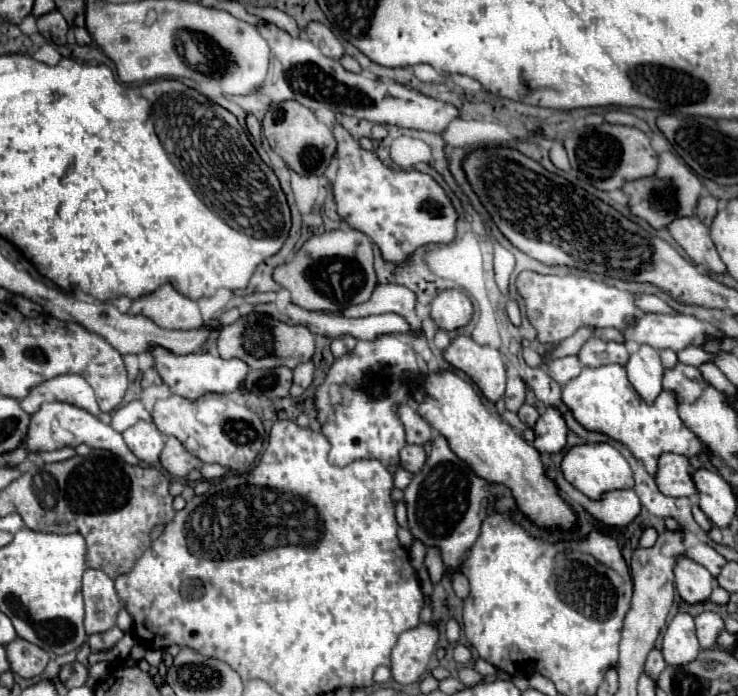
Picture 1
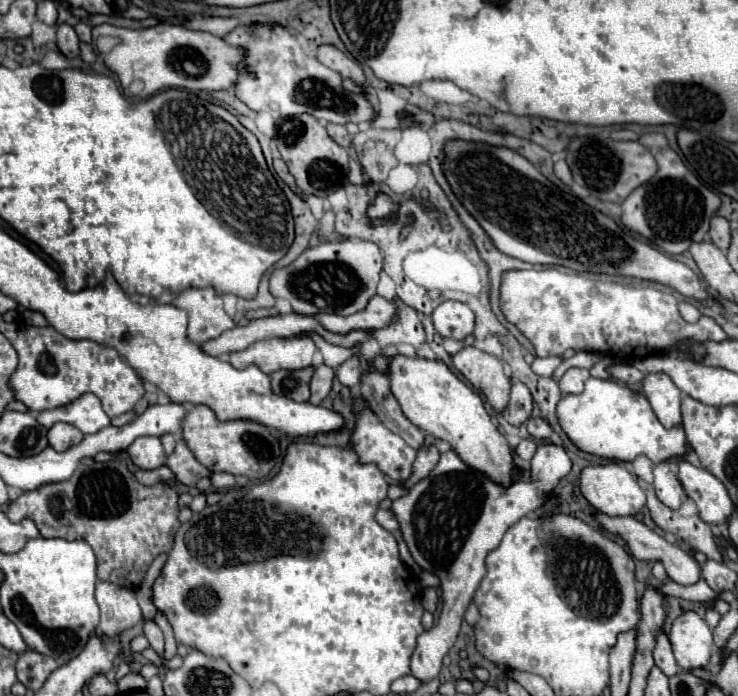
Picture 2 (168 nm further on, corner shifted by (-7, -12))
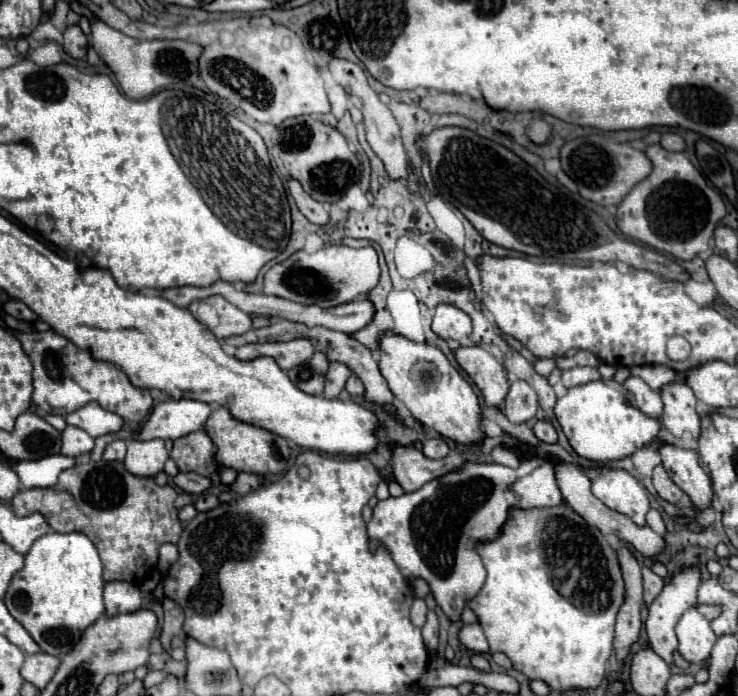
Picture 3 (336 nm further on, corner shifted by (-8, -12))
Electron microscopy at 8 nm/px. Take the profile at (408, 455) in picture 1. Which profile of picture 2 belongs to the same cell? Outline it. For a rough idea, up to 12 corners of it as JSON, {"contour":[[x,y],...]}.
{"contour":[[423,446],[417,452],[413,472],[403,482],[413,488],[439,462],[435,446]]}

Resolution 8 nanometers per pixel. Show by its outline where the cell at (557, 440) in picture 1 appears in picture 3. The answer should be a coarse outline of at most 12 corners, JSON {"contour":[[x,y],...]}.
{"contour":[[466,462],[366,524],[458,620],[508,508],[562,502],[552,462]]}

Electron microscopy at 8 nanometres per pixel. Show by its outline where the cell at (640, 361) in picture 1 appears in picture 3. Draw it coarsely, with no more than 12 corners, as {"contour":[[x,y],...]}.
{"contour":[[686,382],[660,392],[662,424],[672,436],[698,440],[696,396]]}

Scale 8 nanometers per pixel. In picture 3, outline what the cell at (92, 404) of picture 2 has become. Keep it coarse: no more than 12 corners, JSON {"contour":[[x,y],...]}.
{"contour":[[98,404],[68,414],[66,422],[92,438],[118,432],[124,418]]}

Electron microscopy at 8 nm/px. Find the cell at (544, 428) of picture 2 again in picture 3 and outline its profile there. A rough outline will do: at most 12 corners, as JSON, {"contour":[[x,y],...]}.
{"contour":[[536,422],[534,434],[546,444],[558,440],[550,422]]}

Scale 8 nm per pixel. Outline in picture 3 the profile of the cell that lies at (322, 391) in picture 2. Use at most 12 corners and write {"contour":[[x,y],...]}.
{"contour":[[332,362],[324,396],[336,398],[352,374],[342,362]]}

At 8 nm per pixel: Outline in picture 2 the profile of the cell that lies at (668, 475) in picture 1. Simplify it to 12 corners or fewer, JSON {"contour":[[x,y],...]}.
{"contour":[[669,462],[657,464],[653,486],[665,506],[679,510],[687,500]]}

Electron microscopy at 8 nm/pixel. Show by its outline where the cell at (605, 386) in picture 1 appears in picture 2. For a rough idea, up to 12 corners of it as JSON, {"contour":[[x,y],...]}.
{"contour":[[591,376],[557,416],[583,452],[659,464],[687,452],[643,392]]}

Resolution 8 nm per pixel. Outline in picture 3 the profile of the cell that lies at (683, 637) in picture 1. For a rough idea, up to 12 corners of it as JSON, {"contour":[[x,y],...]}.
{"contour":[[696,608],[676,626],[688,662],[710,658],[716,634]]}

